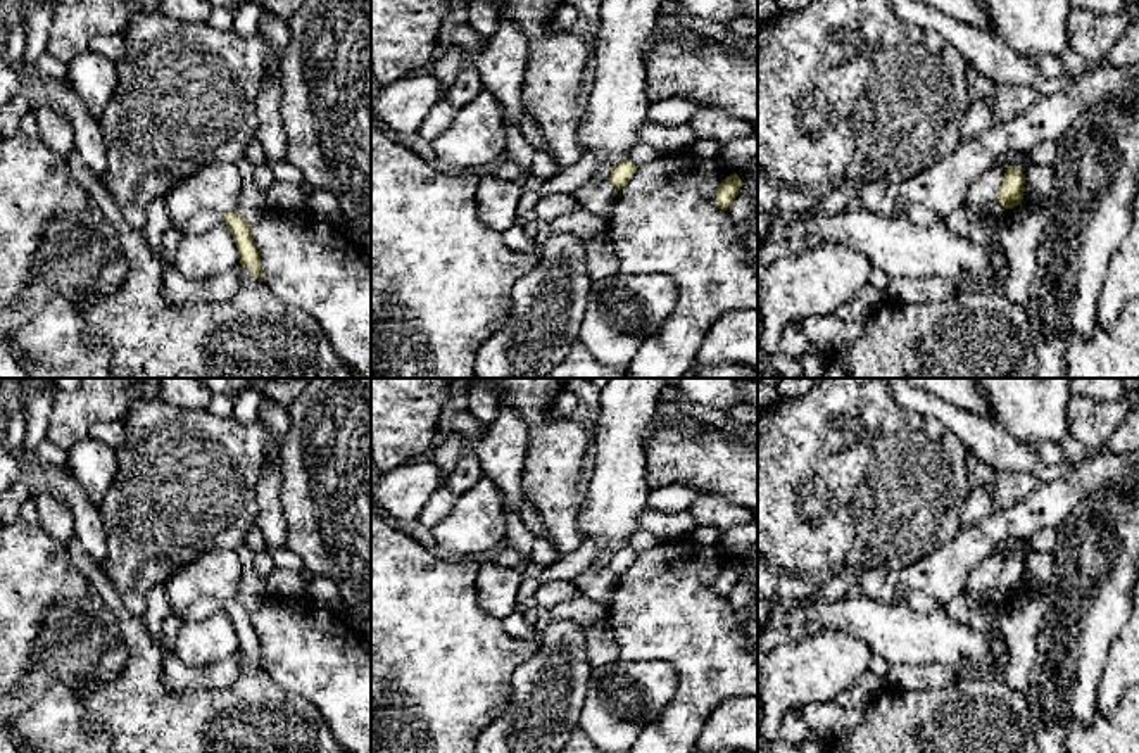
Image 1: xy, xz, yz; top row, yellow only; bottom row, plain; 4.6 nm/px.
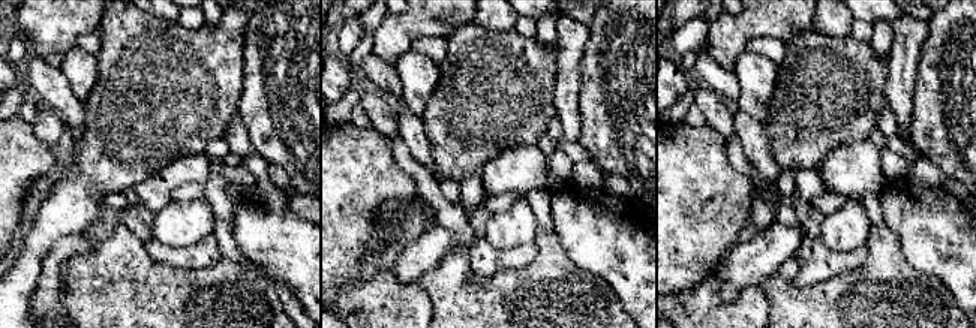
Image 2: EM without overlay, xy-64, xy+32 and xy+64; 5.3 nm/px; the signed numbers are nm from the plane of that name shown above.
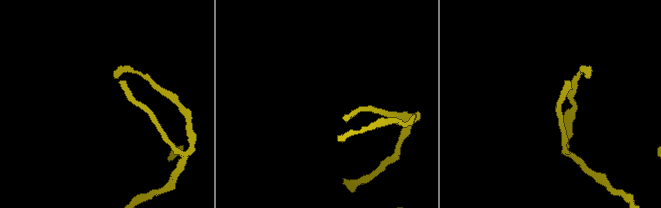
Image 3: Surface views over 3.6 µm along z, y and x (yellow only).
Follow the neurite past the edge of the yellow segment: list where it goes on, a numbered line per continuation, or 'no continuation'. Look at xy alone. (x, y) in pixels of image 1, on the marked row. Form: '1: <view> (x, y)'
no continuation

